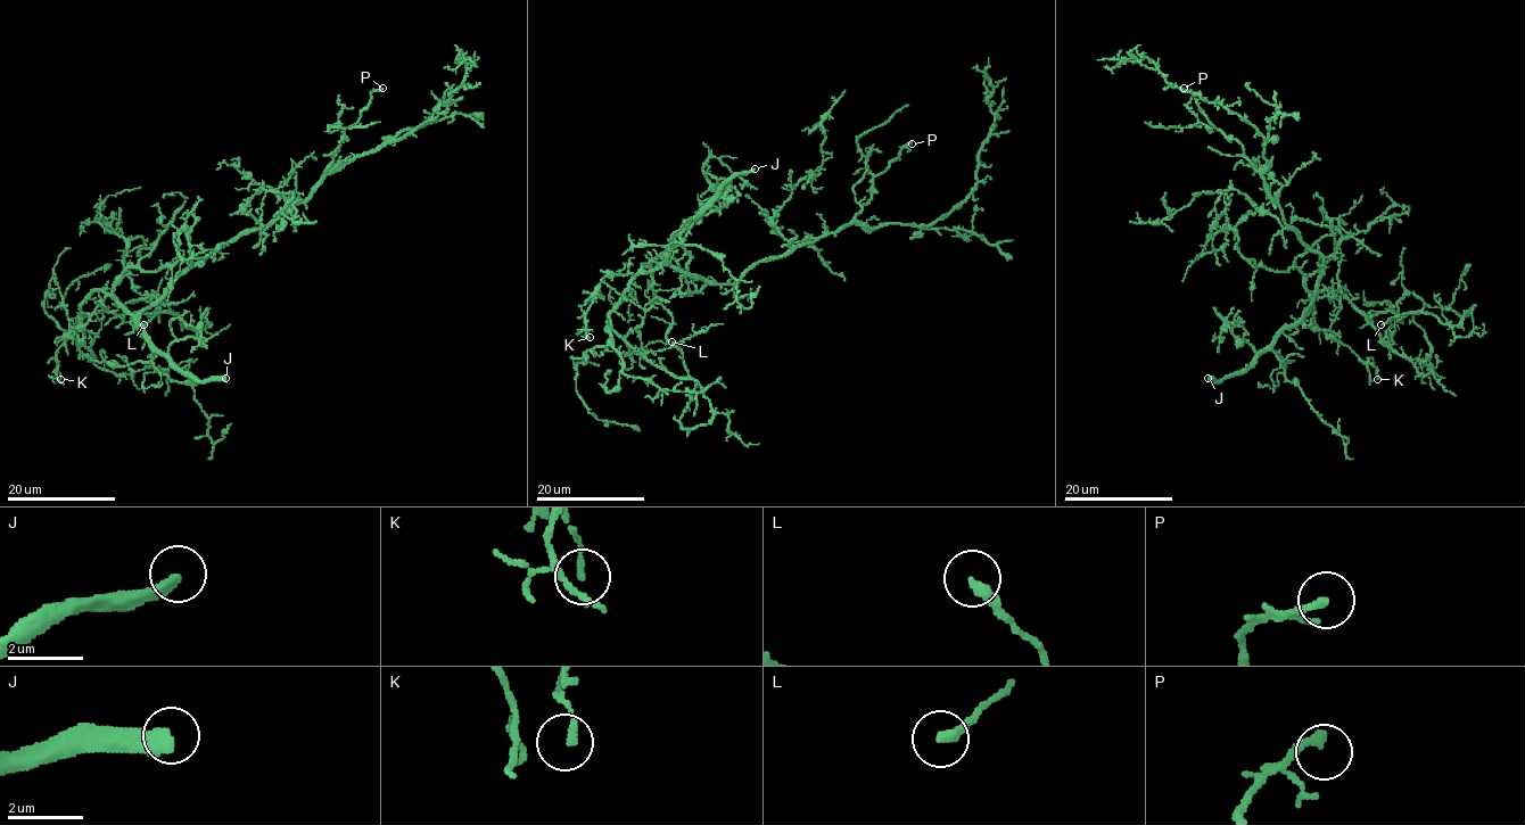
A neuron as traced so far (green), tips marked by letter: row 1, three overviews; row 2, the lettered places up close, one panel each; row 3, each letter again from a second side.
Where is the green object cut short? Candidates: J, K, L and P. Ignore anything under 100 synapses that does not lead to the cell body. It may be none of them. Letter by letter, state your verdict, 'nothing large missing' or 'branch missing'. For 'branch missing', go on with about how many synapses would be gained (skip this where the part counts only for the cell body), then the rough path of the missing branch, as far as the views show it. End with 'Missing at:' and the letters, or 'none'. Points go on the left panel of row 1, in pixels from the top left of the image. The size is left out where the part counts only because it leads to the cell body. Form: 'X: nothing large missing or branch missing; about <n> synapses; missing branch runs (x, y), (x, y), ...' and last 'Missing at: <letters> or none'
J: branch missing; about 350 synapses
K: nothing large missing
L: nothing large missing
P: nothing large missing
Missing at: J

